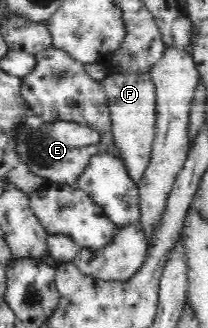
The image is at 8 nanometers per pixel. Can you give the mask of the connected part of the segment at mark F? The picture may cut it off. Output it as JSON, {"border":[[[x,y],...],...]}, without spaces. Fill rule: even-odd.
{"border":[[[146,73],[109,74],[100,81],[106,92],[107,104],[111,111],[113,139],[121,150],[121,161],[129,176],[137,184],[144,175],[150,161],[151,149],[155,138],[156,88]]]}

